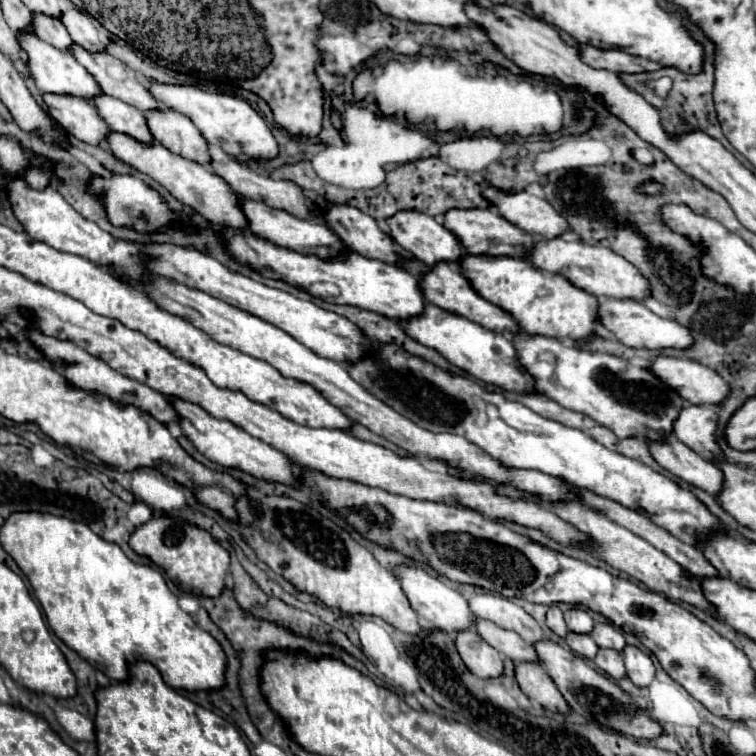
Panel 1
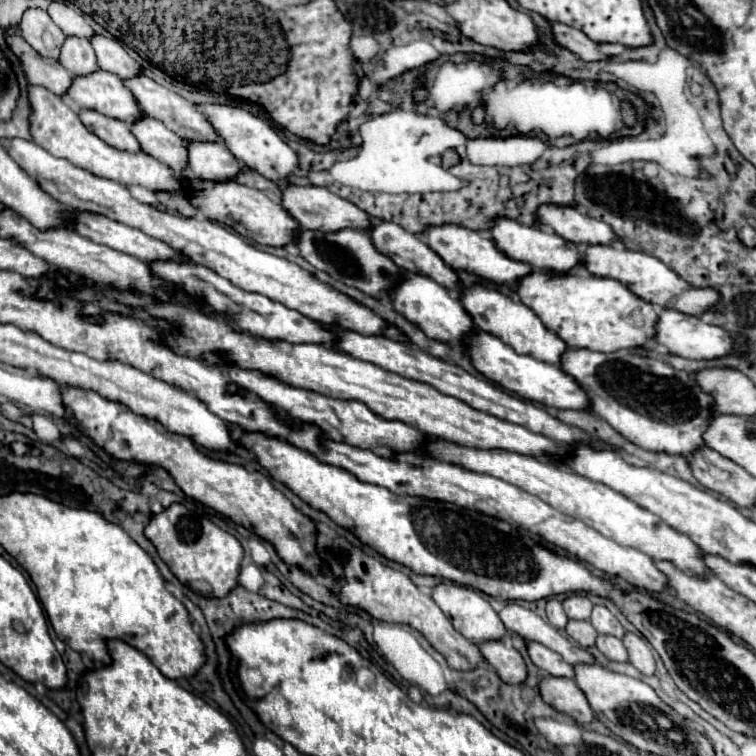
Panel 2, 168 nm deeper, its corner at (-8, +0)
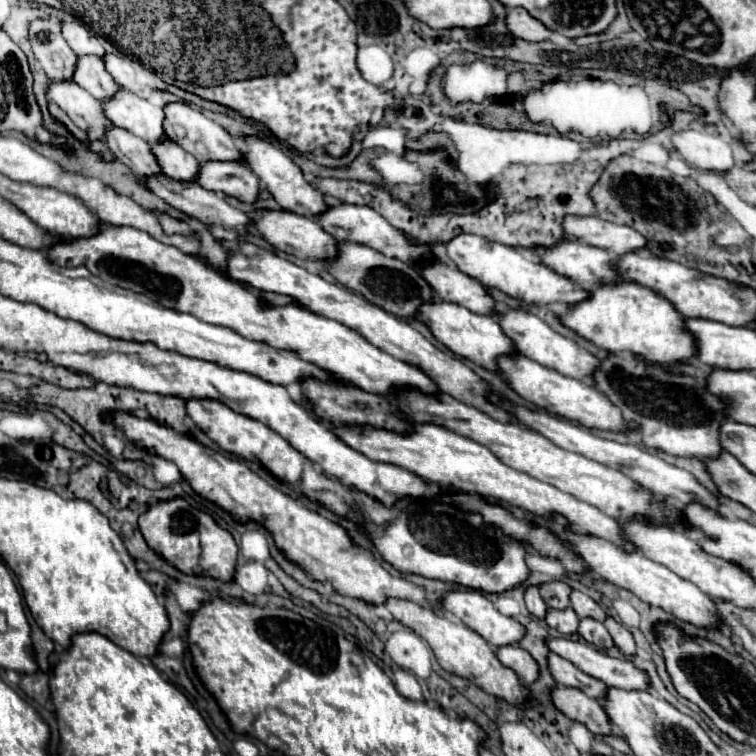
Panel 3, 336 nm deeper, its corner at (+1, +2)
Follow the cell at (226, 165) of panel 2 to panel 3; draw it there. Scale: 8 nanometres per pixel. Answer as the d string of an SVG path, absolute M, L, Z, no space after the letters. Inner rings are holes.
M210 162L200 166L198 184L212 192L222 192L240 202L256 202L262 190L258 176L242 164Z

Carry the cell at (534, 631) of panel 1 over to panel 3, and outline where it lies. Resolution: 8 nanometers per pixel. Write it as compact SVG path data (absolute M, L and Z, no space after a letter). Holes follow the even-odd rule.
M550 638L546 644L550 644L552 652L582 668L582 672L590 672L590 676L606 682L610 688L650 690L650 676L628 658L612 658L586 642L566 638Z

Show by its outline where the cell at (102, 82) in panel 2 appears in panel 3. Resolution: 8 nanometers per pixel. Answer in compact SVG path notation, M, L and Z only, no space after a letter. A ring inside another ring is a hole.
M128 90L116 92L116 96L108 102L102 102L106 108L106 116L114 122L114 126L120 126L148 144L158 144L168 140L162 122L164 122L164 108L156 106L144 98L134 96Z

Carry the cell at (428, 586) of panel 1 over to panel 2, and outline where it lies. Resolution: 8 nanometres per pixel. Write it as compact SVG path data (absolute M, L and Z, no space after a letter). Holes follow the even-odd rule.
M439 582L433 588L433 600L435 604L443 610L443 614L447 614L447 618L451 618L453 626L457 632L461 632L467 640L471 642L485 642L485 640L497 640L501 638L507 630L503 626L503 622L499 622L497 612L489 606L489 602L485 598L479 596L479 592L475 592L473 588L467 586L459 586L455 582Z

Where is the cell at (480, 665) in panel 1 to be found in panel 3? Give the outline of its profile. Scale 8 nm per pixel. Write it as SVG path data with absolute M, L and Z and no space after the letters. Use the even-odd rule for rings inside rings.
M518 644L500 646L496 650L496 656L502 664L506 664L508 668L514 668L524 684L532 684L540 676L540 668L538 668L536 660L524 648L520 648Z

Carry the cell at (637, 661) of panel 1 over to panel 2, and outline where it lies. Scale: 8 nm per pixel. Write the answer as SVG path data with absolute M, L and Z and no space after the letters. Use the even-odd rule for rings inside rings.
M627 632L623 638L623 644L629 652L629 662L643 674L643 676L653 676L655 674L655 658L653 658L653 648L647 640L635 636L633 632Z

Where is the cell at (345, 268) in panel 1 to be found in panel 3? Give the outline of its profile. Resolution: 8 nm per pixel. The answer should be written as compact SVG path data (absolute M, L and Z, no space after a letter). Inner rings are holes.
M446 302L426 304L426 308L422 308L422 316L418 316L418 320L422 320L432 330L432 334L454 354L458 354L486 370L492 370L492 372L500 372L500 366L498 366L500 356L512 356L516 352L514 340L504 334L498 320L492 320L490 316L474 314L468 308L462 308L458 304L446 304Z

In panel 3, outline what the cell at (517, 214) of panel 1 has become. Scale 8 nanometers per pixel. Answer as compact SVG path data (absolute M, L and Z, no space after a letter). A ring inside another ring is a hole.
M566 216L566 234L578 238L584 244L604 248L614 256L624 256L638 248L646 248L648 240L630 226L618 226L598 216Z

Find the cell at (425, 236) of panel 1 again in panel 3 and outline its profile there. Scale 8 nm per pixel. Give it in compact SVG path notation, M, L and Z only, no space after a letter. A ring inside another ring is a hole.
M460 234L454 240L450 240L446 244L446 254L448 258L468 276L476 278L478 282L482 282L488 288L496 288L502 290L504 294L524 300L528 304L550 304L550 302L562 302L562 304L578 304L582 300L590 298L590 290L580 288L576 282L572 282L570 278L554 272L552 268L548 268L546 264L542 264L536 256L532 256L528 250L522 248L512 248L512 246L504 246L504 244L496 244L490 242L482 236L474 236L474 234Z

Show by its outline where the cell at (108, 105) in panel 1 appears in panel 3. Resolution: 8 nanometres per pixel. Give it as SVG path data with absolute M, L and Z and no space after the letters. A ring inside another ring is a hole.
M166 140L162 144L156 144L154 154L158 156L158 162L162 164L162 170L168 178L178 180L178 182L186 182L186 184L196 182L198 172L200 172L200 164L192 154L188 154L176 142Z

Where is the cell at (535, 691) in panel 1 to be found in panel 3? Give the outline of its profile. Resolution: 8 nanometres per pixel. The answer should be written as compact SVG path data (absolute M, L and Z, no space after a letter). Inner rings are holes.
M558 686L554 688L554 704L558 704L560 712L566 712L570 720L584 724L592 734L596 736L608 736L612 734L612 722L606 714L606 710L598 704L598 700L588 698L584 692L578 692L576 688Z

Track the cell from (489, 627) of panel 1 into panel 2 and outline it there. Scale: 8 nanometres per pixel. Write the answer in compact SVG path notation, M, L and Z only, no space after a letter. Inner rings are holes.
M525 640L525 644L527 644L527 654L529 654L531 662L539 670L543 670L543 672L547 672L551 676L565 676L565 678L573 678L575 676L573 666L567 664L557 652L549 650L543 644L533 642L533 640Z

